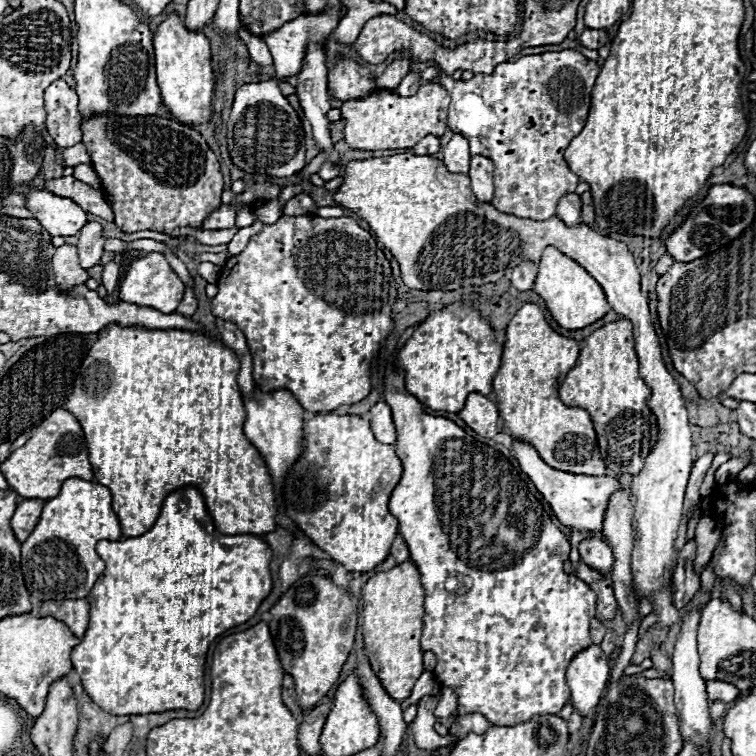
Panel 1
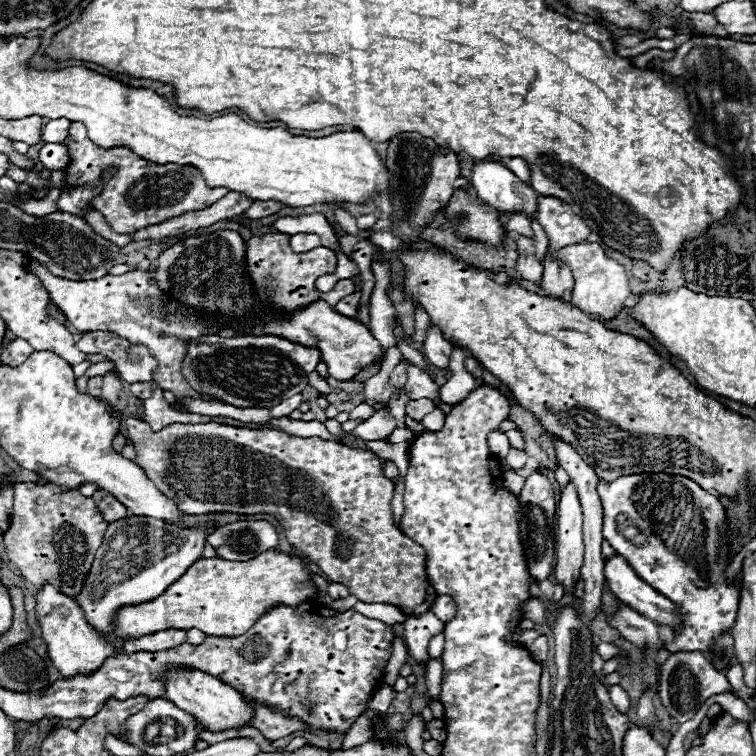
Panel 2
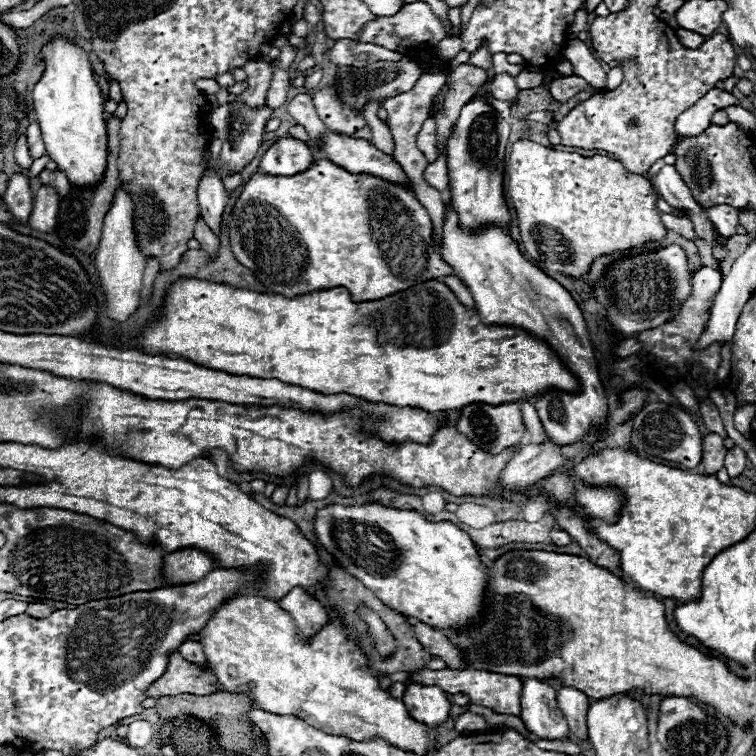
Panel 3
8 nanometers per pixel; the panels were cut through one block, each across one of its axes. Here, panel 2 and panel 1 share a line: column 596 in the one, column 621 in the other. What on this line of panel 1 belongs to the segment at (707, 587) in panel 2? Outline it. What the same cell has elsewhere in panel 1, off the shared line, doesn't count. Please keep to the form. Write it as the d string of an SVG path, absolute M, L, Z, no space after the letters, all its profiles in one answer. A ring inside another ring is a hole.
M512 442L512 448L516 450L516 458L520 462L520 468L530 476L538 492L548 500L554 514L564 526L570 526L580 532L602 532L602 520L608 510L610 496L618 490L622 490L620 482L614 476L588 476L588 474L570 474L562 470L554 470L538 456L538 452L526 444L526 442Z

